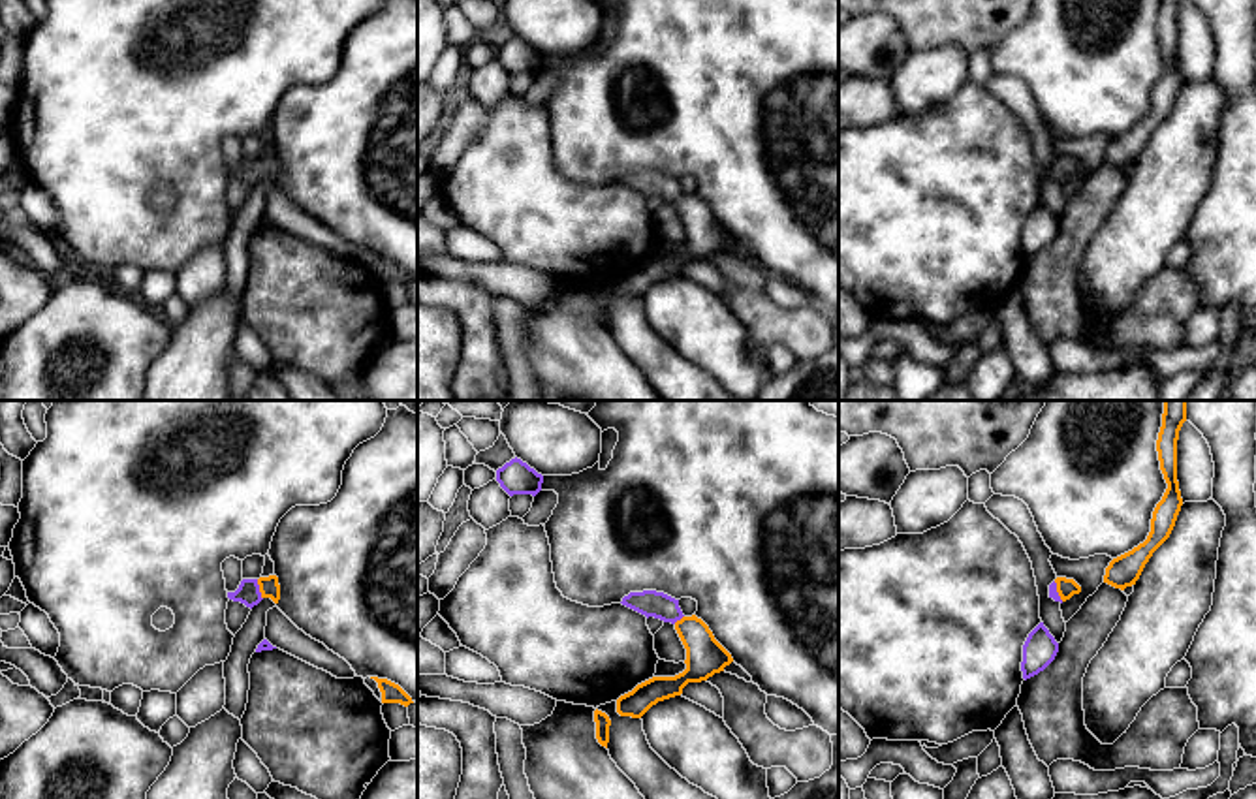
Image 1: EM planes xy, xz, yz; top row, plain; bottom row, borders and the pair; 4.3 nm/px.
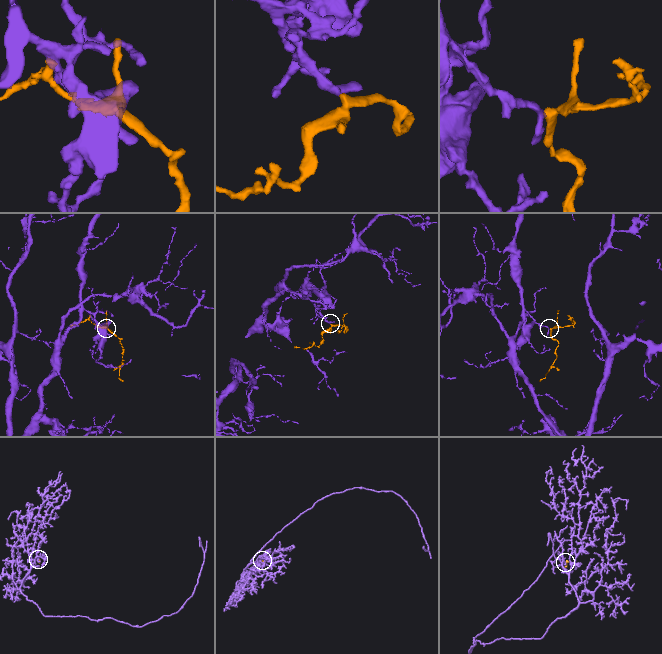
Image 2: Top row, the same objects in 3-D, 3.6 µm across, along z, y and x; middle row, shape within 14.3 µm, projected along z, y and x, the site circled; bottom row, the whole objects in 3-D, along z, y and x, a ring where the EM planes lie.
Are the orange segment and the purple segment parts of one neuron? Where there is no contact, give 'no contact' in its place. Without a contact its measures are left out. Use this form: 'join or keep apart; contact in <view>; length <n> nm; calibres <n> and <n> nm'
join; contact in xy; length 90 nm; calibres 90 and 100 nm

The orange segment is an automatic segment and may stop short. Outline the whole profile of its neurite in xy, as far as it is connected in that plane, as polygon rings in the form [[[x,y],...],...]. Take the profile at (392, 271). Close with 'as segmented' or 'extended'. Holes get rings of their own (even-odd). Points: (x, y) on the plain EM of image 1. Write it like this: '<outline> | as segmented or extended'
[[[370,256],[378,261],[378,267],[382,271],[382,282],[400,282],[404,286],[408,286],[412,280],[412,276],[395,261],[387,259],[387,258],[378,258],[378,256]]] | as segmented

